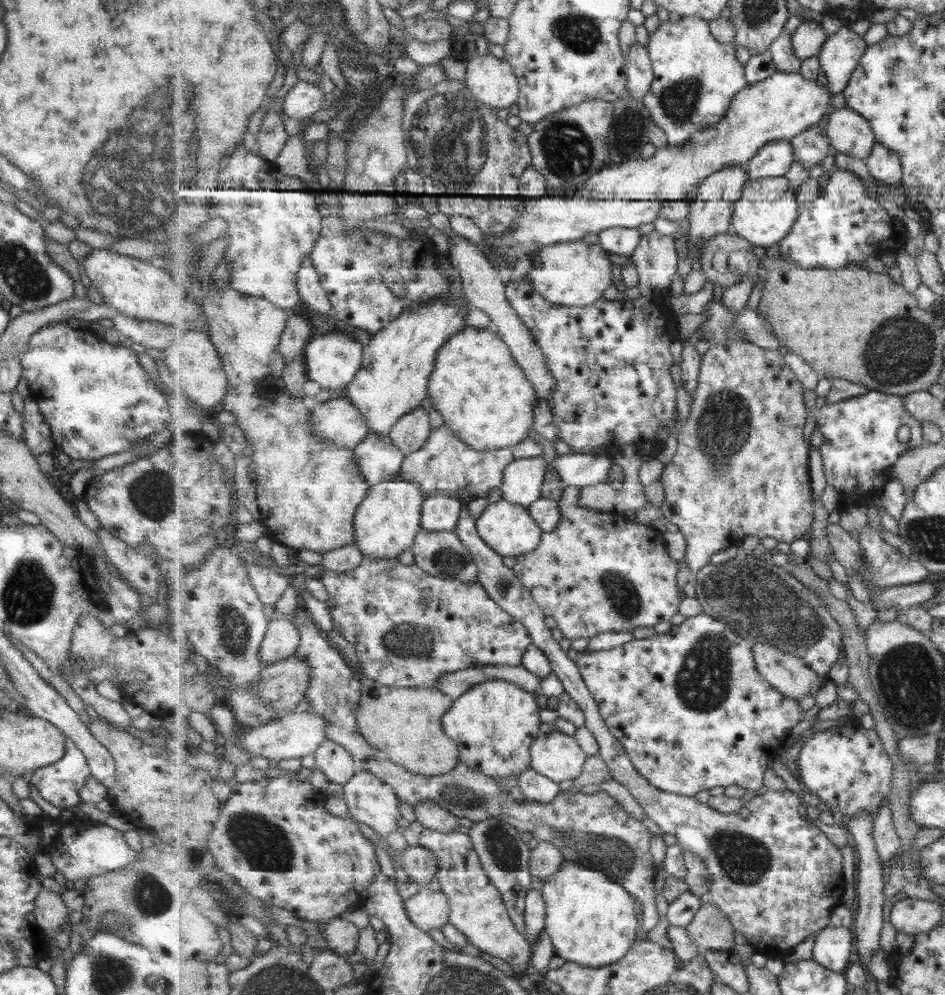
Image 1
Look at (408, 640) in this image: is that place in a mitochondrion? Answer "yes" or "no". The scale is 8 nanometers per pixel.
yes

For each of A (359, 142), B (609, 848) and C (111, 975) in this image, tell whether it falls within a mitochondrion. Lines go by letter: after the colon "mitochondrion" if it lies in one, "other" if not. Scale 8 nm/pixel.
A: other
B: mitochondrion
C: mitochondrion

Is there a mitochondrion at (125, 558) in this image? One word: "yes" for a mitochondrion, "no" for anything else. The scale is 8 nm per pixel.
no

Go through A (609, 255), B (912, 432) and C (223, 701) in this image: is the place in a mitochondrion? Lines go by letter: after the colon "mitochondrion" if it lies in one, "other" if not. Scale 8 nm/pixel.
A: other
B: other
C: other

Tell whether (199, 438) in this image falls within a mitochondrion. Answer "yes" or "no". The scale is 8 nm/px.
no

